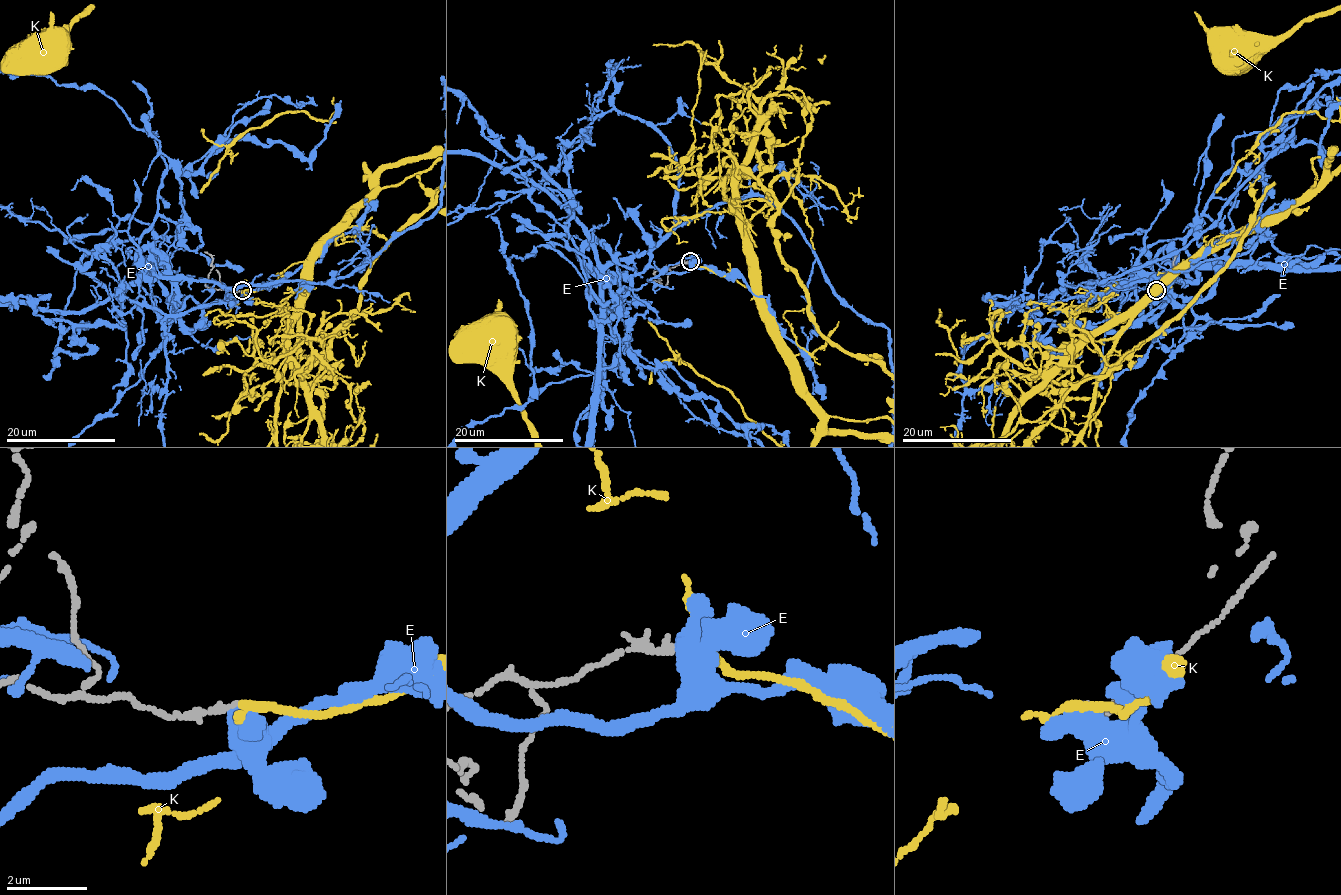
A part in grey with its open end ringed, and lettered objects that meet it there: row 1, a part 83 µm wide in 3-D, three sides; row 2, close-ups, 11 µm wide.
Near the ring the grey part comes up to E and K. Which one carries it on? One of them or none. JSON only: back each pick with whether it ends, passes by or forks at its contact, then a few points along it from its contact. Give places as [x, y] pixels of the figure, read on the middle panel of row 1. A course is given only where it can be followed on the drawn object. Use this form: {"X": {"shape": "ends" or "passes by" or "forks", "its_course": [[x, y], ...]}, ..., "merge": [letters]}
{"K": {"shape": "passes by"}, "merge": ["K"]}

